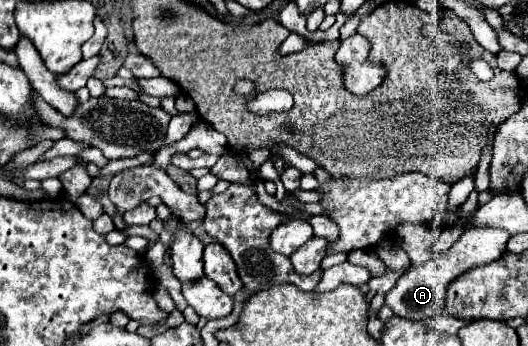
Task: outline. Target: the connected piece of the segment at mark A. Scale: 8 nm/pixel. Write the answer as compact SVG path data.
M491 227L465 229L461 233L461 237L453 243L451 249L447 249L443 253L435 253L427 263L423 263L419 267L409 267L399 277L395 287L385 295L385 303L393 309L395 315L409 319L409 321L425 321L425 319L433 319L433 317L441 315L445 309L447 285L451 281L455 281L455 277L463 275L465 271L469 271L473 267L497 261L501 257L501 253L505 251L507 239L509 239L509 235L503 229L491 229Z

